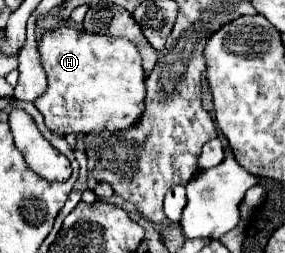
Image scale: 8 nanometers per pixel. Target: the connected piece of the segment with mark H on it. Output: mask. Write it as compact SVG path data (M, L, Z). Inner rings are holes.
M62 26L46 32L38 50L48 76L48 88L34 104L52 132L88 134L124 130L138 122L144 108L146 86L142 58L134 44L122 38L88 34Z

